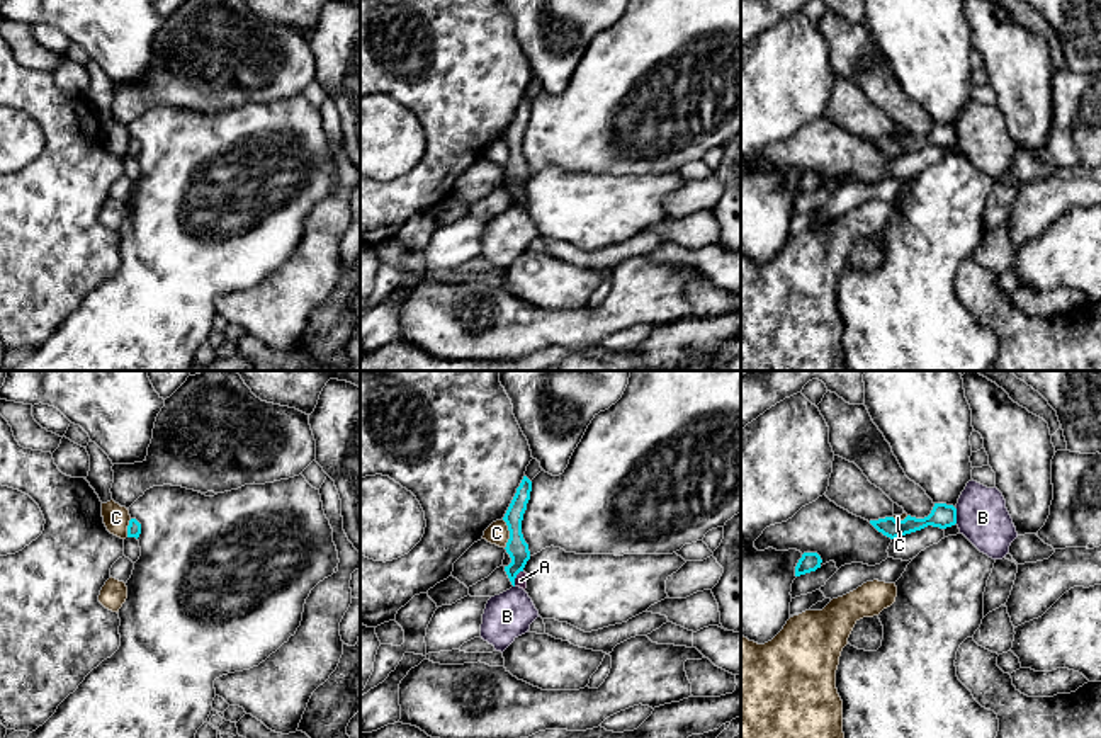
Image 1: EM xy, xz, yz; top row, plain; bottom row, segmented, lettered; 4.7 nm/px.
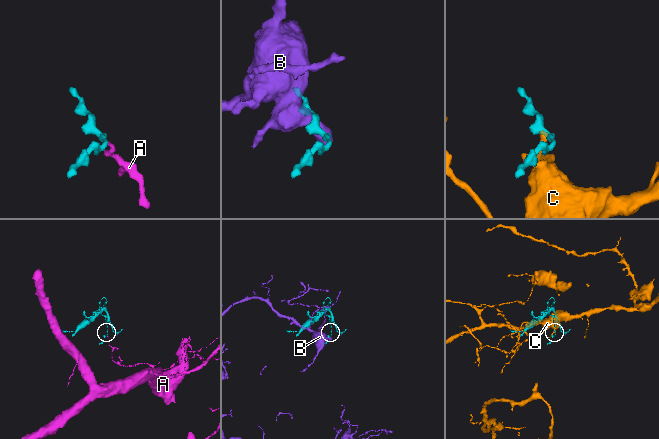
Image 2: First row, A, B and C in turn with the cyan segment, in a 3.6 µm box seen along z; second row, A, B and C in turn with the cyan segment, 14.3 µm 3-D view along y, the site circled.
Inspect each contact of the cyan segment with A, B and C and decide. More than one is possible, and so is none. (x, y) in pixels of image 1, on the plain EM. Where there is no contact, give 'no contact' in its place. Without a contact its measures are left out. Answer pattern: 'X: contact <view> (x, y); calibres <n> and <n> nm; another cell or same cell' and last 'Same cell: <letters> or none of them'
A: contact xz (515, 196); calibres 100 and 60 nm; another cell
B: contact yz (955, 135); calibres 120 and 240 nm; another cell
C: contact xz (510, 153); calibres 100 and 100 nm; another cell
Same cell: none of them

